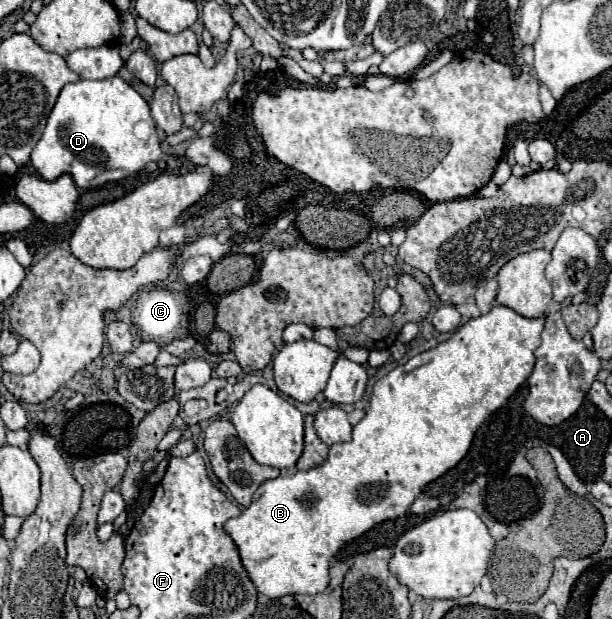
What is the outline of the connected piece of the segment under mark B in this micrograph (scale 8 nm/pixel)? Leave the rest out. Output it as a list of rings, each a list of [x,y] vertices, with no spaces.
[[[496,304],[488,314],[460,326],[446,342],[410,358],[406,364],[396,366],[384,378],[376,380],[370,408],[354,426],[352,440],[348,444],[332,444],[322,466],[266,480],[256,490],[258,496],[254,496],[252,504],[240,516],[230,518],[224,524],[224,532],[236,542],[240,560],[258,594],[282,598],[286,594],[314,596],[324,592],[328,586],[328,566],[346,542],[362,536],[384,520],[406,514],[412,502],[414,514],[438,510],[440,502],[420,494],[422,488],[454,468],[466,456],[478,426],[526,382],[536,362],[534,350],[540,346],[542,330],[544,316],[524,318],[512,308]]]

